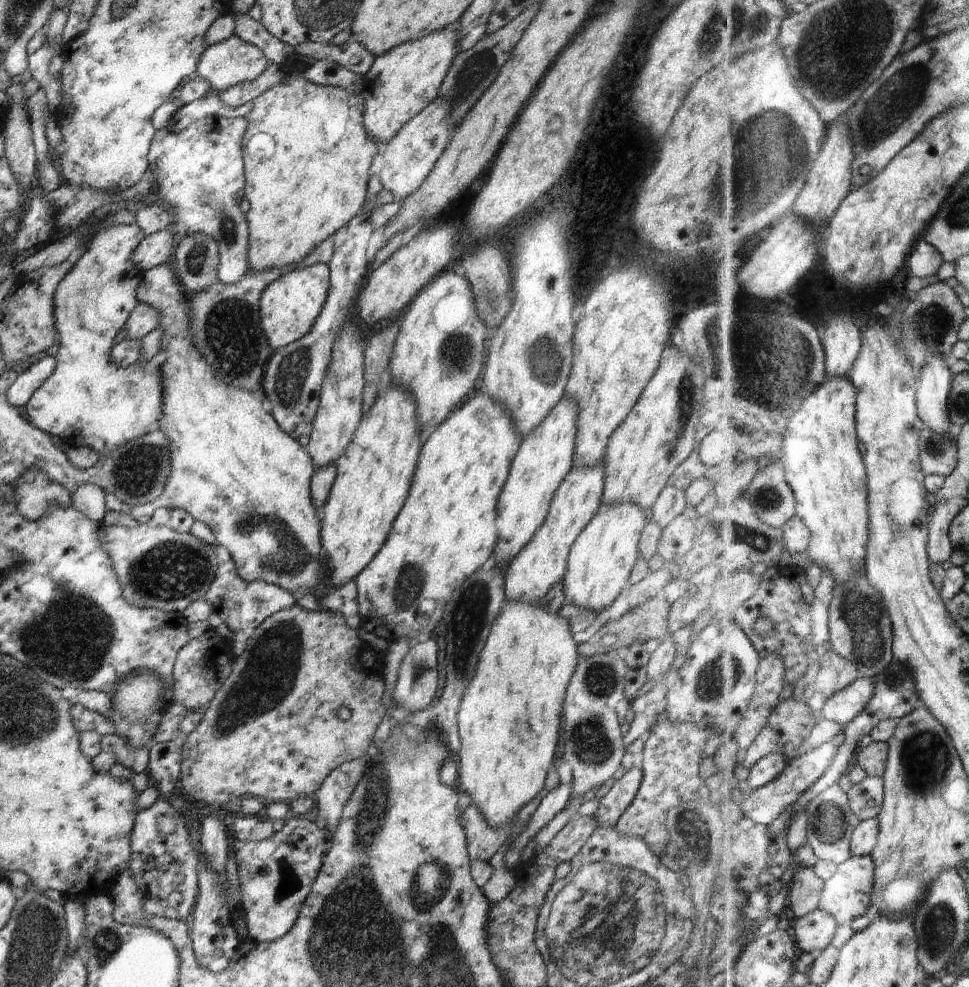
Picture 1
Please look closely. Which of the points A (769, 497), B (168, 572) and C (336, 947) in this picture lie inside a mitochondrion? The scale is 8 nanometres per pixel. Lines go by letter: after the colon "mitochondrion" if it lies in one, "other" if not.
A: mitochondrion
B: mitochondrion
C: mitochondrion

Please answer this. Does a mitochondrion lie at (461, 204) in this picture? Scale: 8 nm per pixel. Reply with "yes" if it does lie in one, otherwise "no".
no

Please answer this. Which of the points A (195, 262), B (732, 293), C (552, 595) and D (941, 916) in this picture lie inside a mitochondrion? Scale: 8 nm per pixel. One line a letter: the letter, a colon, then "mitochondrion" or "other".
A: mitochondrion
B: other
C: other
D: mitochondrion

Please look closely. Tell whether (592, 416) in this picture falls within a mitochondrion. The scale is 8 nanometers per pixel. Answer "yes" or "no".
no

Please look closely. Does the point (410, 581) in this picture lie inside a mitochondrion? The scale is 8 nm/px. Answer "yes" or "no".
yes

